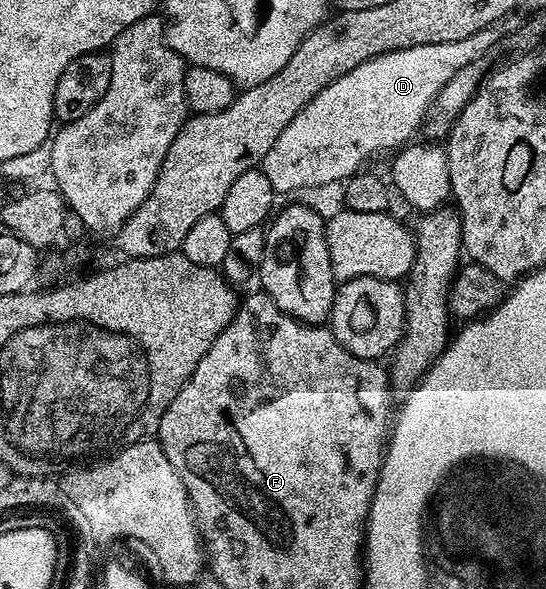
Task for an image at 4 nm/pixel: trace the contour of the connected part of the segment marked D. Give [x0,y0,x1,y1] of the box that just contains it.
[261,21,512,195]

